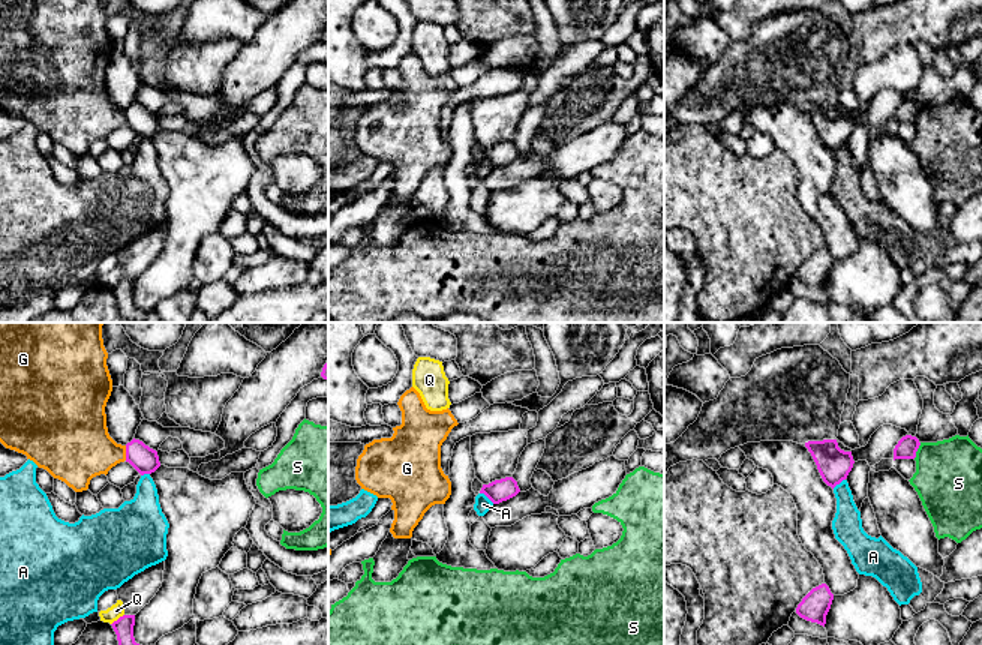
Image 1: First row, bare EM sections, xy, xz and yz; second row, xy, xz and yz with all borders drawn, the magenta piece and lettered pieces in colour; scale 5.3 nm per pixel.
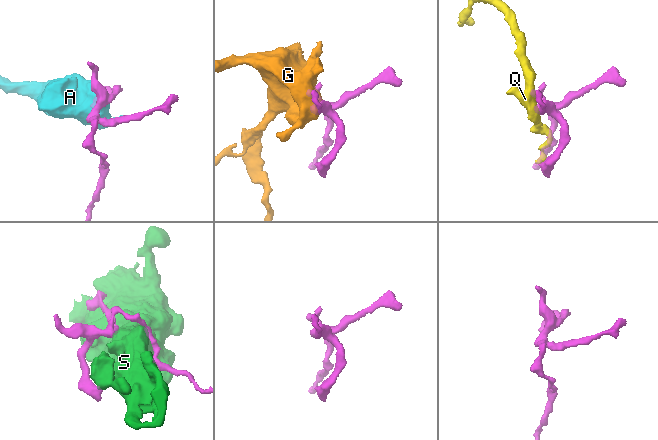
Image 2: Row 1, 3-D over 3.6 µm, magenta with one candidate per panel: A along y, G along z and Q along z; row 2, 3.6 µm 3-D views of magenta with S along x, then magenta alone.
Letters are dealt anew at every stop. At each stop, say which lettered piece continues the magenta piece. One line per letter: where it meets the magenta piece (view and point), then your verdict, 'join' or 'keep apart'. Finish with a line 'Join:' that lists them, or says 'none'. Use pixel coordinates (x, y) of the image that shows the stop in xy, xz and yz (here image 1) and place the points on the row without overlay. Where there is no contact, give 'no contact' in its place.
A: contact xz (488, 161); keep apart
G: contact xy (126, 117); keep apart
Q: contact xy (119, 282); keep apart
S: contact yz (916, 114); keep apart
Join: none

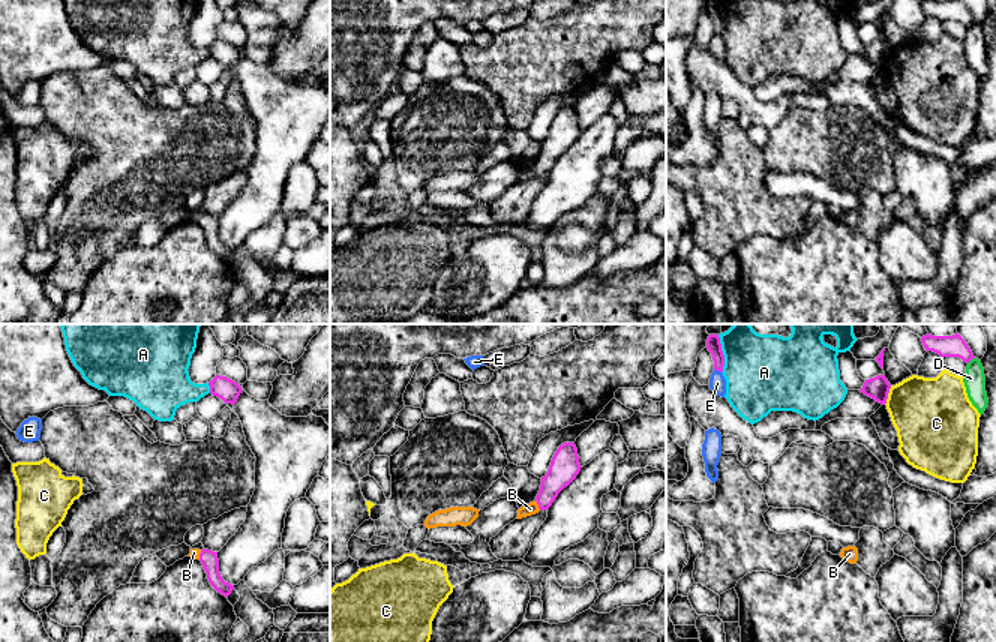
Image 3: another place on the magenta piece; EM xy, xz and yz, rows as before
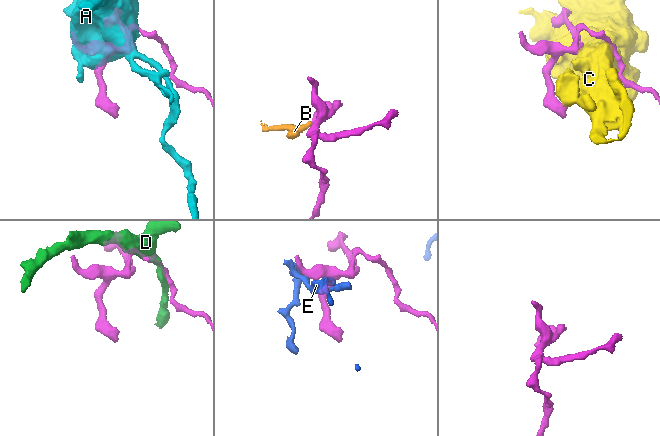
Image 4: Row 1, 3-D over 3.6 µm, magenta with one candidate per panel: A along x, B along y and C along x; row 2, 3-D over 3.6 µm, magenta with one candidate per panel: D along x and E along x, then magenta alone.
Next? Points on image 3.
A: contact yz (722, 18); keep apart
B: contact xz (537, 167); join
C: contact yz (887, 59); keep apart
D: contact yz (971, 23); keep apart
E: contact yz (717, 33); keep apart
Join: B

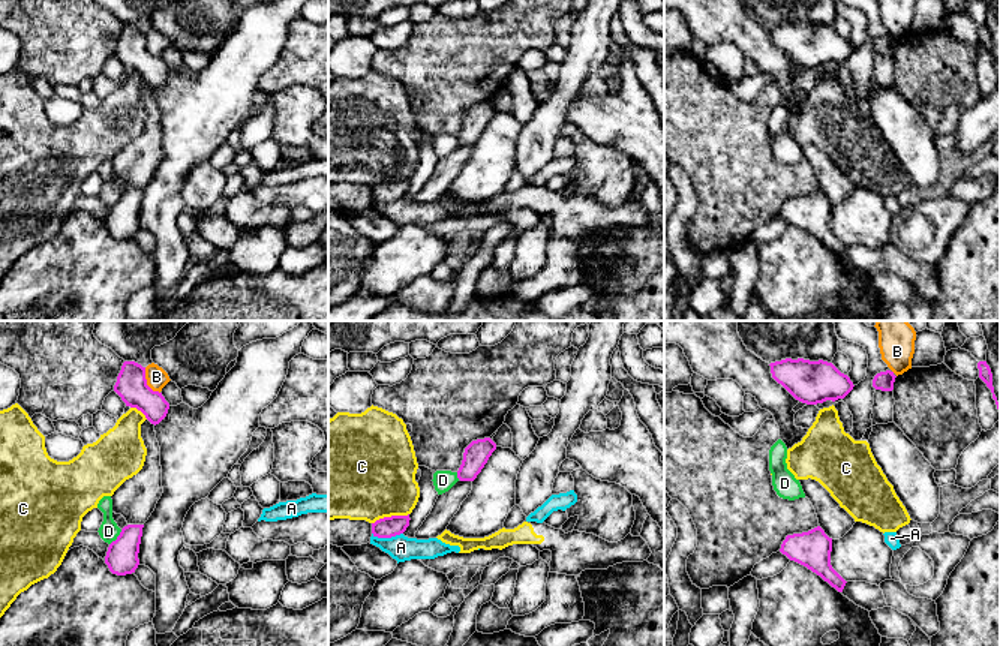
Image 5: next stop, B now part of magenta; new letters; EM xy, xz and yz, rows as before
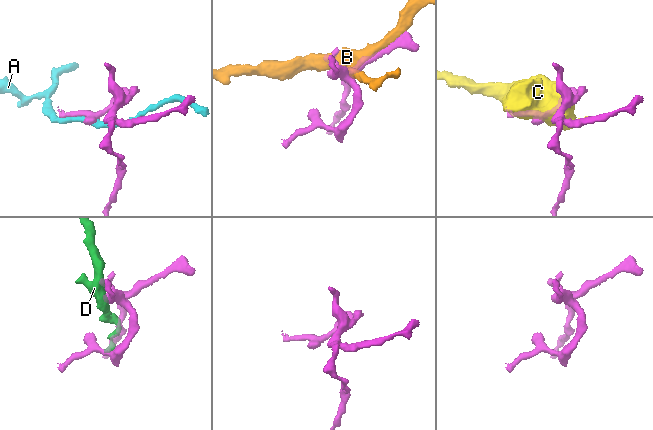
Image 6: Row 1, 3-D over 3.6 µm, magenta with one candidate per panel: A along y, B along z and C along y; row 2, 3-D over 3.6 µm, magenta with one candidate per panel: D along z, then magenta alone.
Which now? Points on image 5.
A: contact xz (387, 201); keep apart
B: contact xy (146, 47); keep apart
C: contact xz (392, 180); keep apart
D: contact xy (117, 201); keep apart
Join: none

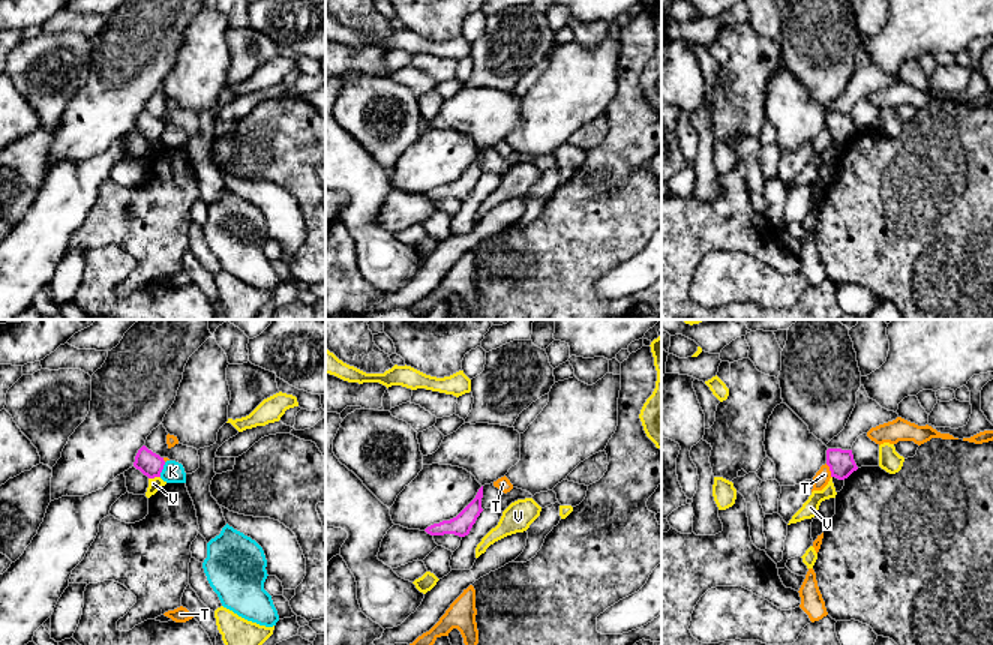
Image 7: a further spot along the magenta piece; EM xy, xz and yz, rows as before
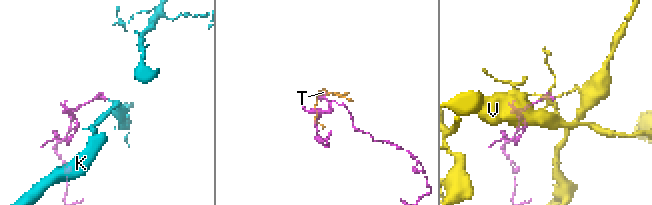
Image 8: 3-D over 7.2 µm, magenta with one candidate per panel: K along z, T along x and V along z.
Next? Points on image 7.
K: contact xy (162, 132); keep apart
T: contact yz (830, 134); join
V: contact xy (153, 141); keep apart
Join: T

